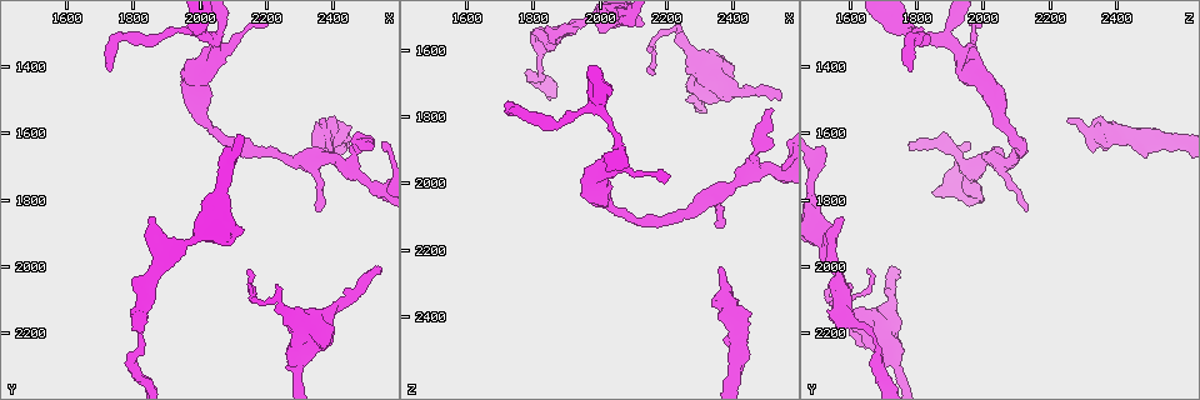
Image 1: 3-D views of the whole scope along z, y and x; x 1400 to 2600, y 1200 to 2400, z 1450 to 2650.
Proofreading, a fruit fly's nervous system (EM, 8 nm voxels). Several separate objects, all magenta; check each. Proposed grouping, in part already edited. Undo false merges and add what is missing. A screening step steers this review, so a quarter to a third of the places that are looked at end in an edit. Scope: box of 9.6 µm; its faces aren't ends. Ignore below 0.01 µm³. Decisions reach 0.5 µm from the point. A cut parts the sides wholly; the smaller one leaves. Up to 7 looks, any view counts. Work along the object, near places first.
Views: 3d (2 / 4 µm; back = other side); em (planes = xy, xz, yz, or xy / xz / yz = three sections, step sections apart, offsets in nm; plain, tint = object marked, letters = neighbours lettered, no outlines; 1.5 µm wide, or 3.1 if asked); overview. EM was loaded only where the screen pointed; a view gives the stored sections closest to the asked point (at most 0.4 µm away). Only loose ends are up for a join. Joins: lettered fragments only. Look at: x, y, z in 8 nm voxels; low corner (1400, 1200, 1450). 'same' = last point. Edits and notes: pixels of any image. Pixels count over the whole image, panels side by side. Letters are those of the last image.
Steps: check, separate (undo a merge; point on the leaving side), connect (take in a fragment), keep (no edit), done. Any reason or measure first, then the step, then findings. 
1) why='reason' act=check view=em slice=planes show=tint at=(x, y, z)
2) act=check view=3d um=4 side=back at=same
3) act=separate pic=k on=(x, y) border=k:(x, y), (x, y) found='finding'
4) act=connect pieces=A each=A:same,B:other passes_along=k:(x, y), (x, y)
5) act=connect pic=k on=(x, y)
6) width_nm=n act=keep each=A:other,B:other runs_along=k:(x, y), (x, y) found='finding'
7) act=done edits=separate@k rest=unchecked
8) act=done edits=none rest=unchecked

why='branch stops here' act=check view=3d um=4 at=(2370, 1570, 2250)

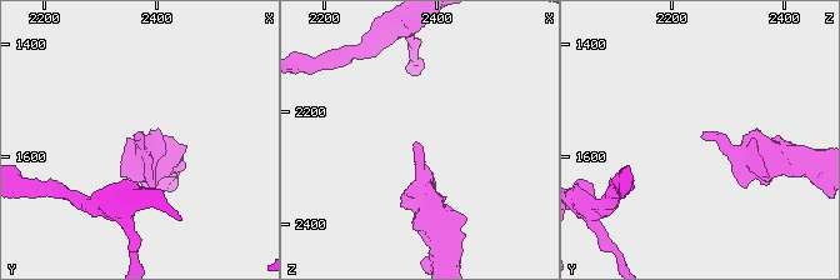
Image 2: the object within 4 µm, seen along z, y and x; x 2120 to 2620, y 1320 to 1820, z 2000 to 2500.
act=check view=em slice=planes show=letters at=(2360, 1560, 2250)

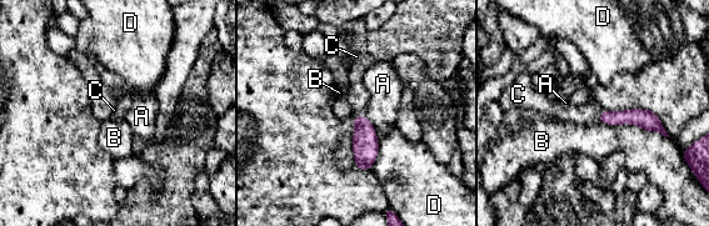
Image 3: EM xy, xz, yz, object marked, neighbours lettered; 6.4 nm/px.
longest_contact=B:500nm act=connect pic=3 on=(359, 98) each=A:other,B:other,C:same,D:other found='the neuron continues'

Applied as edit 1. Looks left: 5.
act=check view=overview

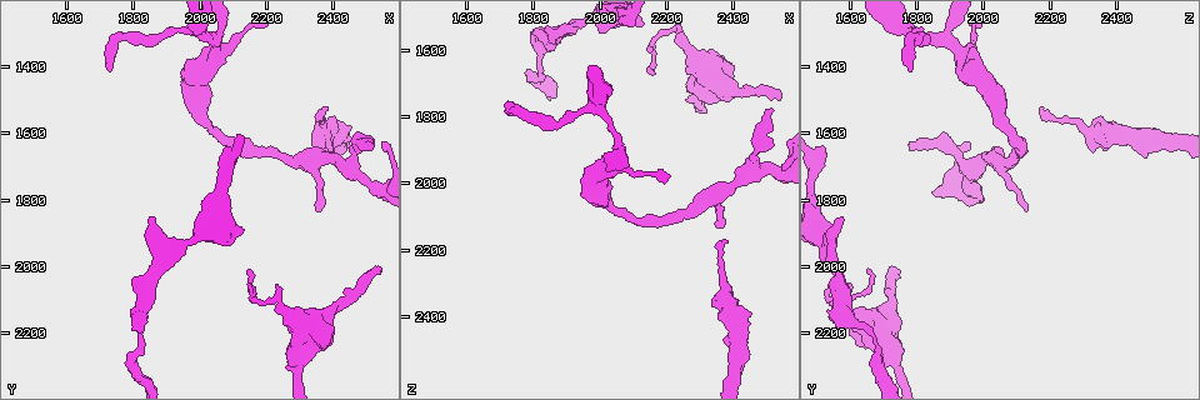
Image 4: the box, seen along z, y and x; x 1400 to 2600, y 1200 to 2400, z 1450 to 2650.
why='thin end' act=check view=3d um=4 at=(2140, 2000, 1650)

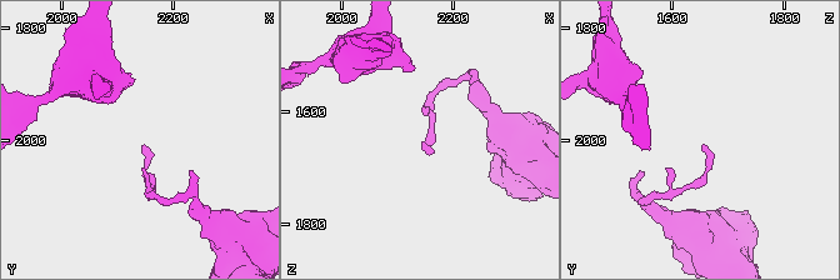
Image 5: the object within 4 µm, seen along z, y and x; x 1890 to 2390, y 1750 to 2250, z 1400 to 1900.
act=check view=em slice=yz step=8 show=letters at=(2150, 2010, 1655)

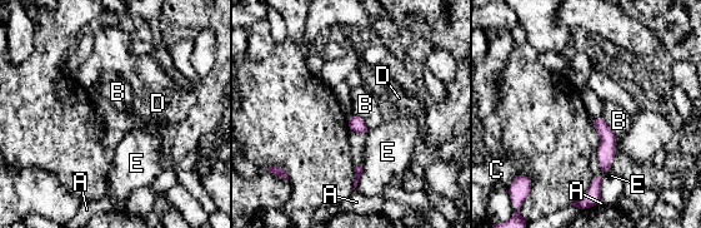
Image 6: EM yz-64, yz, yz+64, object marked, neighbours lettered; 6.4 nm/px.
why='cut it another way' act=check view=em slice=planes show=letters at=same

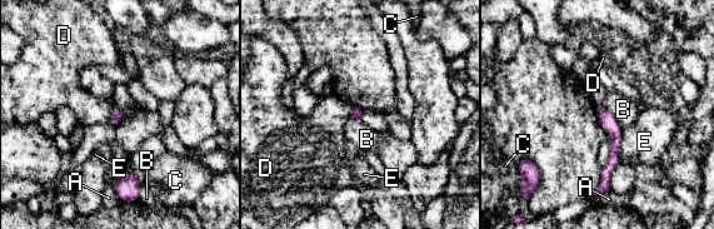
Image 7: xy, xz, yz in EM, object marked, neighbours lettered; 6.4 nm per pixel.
longest_contact=E:400nm act=keep each=A:other,B:other,C:other,D:other,E:other runs_along=7:(600, 111), (615, 133), (605, 187) found='none of them fits'

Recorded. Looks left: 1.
act=done edits=connect@3 rest=unchecked

